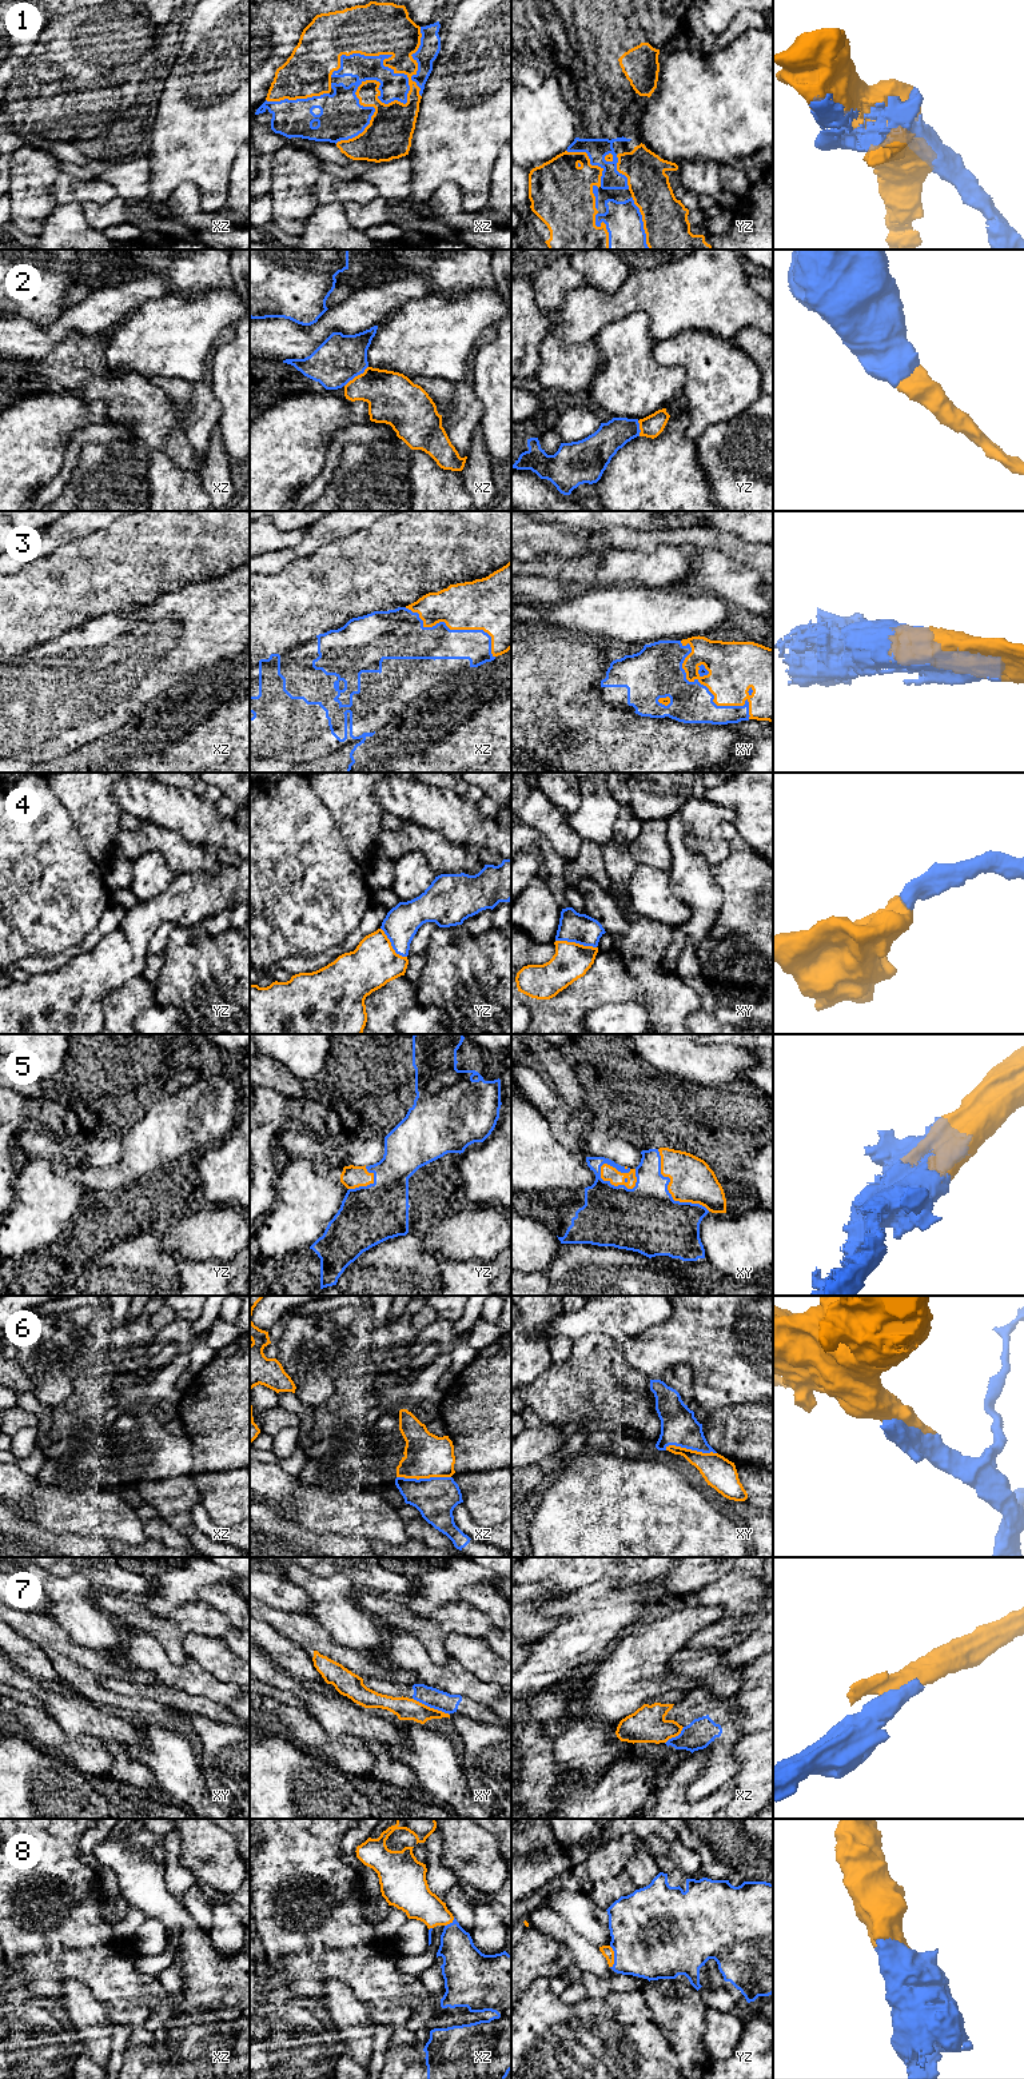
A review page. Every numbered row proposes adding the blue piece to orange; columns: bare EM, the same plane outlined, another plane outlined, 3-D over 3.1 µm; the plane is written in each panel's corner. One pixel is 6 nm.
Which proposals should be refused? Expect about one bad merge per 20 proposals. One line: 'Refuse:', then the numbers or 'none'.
Refuse: 7

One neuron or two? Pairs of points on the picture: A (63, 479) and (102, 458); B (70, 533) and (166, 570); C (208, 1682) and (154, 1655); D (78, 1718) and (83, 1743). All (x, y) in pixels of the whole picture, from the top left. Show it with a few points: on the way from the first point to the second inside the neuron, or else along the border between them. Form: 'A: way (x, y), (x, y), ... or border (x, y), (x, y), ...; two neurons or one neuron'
A: border (83, 446), (70, 481), (59, 497); two neurons
B: border (108, 525), (66, 541), (52, 553); two neurons
C: way (195, 1680), (176, 1676), (167, 1668); one neuron
D: border (55, 1719), (71, 1736), (91, 1735), (104, 1743); two neurons

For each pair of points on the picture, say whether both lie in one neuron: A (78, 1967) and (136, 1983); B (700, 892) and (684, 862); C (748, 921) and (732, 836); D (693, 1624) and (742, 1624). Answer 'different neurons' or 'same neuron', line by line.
A: same neuron
B: same neuron
C: same neuron
D: different neurons

